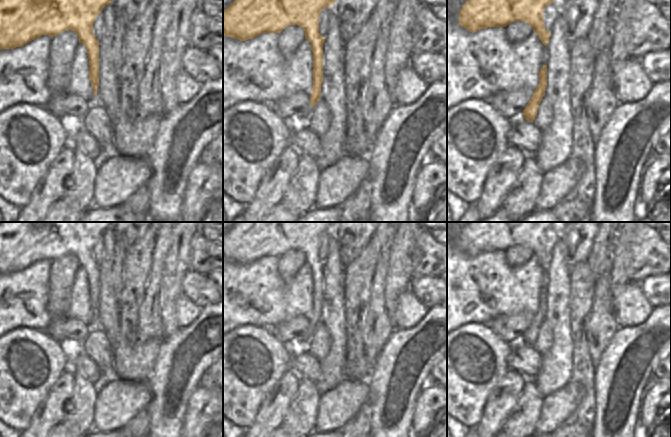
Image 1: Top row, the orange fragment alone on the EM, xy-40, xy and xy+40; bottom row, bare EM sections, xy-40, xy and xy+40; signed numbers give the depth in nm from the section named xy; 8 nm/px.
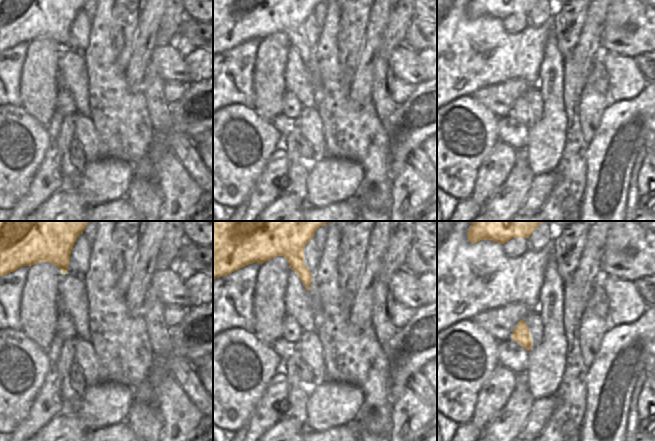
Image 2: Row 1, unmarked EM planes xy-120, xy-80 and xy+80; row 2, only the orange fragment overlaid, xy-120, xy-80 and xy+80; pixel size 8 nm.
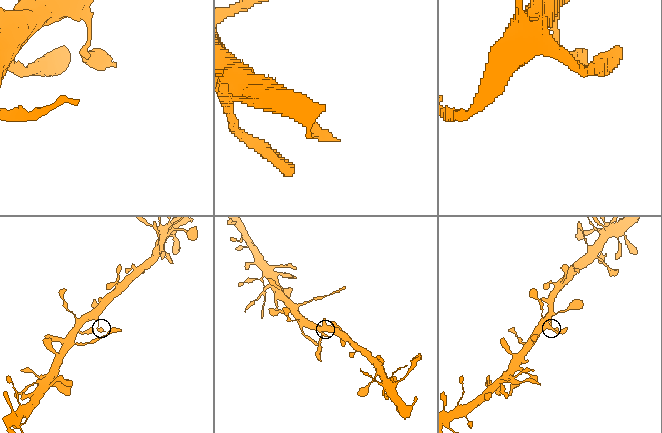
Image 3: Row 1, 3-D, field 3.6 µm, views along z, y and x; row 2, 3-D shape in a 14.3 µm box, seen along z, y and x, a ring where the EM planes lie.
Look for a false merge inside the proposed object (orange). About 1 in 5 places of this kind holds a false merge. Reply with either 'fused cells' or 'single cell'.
single cell

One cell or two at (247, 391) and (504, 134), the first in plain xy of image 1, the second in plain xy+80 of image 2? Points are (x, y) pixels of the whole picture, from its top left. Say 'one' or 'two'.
two

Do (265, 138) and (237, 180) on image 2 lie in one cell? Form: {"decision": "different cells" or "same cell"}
{"decision": "same cell"}

